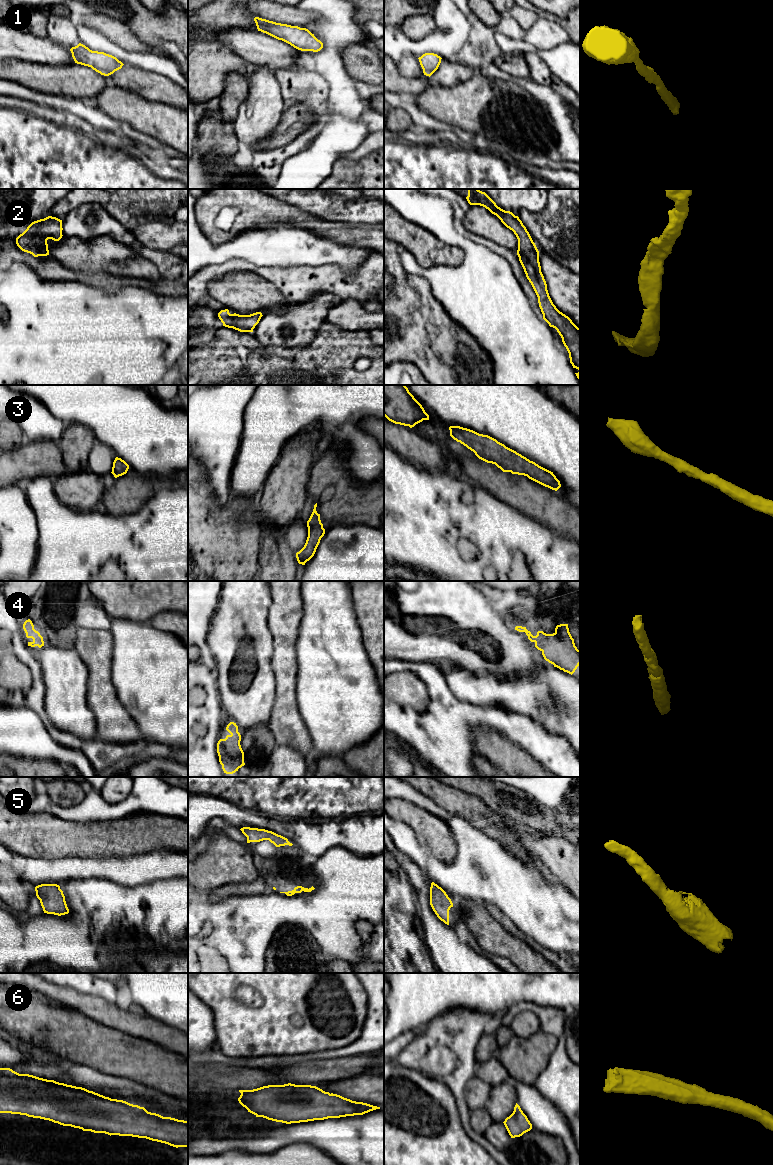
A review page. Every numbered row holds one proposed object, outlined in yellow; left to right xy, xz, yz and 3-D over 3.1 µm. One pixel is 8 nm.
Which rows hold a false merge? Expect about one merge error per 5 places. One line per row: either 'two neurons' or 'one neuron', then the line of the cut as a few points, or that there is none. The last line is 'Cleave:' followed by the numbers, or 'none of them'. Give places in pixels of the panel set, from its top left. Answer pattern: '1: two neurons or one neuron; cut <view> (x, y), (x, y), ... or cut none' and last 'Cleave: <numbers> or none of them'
1: one neuron; cut none
2: one neuron; cut none
3: one neuron; cut none
4: one neuron; cut none
5: one neuron; cut none
6: one neuron; cut none
Cleave: none of them

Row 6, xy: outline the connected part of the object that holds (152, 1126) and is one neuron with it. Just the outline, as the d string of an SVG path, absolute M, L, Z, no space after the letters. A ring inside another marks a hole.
M0 1068L0 1113L26 1115L110 1136L146 1138L176 1148L188 1147L188 1121L163 1117L123 1100L111 1099L82 1087L19 1074L10 1068Z

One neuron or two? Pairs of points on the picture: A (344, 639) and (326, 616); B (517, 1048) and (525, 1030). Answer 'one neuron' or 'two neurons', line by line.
A: one neuron
B: two neurons

